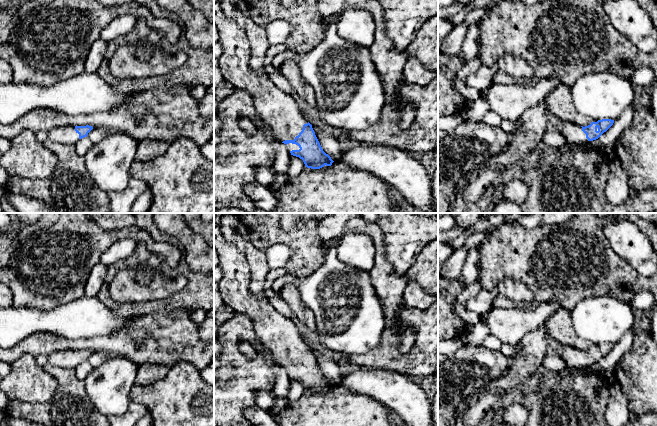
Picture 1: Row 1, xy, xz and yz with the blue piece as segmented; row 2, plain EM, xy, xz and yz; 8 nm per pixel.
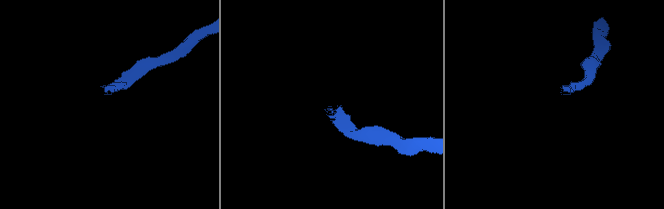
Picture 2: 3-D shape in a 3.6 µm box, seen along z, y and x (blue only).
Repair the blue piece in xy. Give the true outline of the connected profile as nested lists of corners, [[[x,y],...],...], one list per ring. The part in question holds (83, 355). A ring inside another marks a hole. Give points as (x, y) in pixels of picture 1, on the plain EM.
[[[63,350],[50,354],[48,363],[62,368],[76,368],[80,363],[87,361],[92,350]]]

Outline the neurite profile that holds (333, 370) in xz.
[[[308,343],[315,356],[315,359],[323,373],[333,385],[340,385],[344,374],[345,366],[332,358],[328,353],[321,350],[318,346]]]

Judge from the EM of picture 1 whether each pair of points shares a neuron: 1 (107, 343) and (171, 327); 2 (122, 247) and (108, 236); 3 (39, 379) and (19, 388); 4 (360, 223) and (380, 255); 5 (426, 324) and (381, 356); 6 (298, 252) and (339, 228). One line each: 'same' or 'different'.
1: same
2: different
3: same
4: same
5: same
6: different

